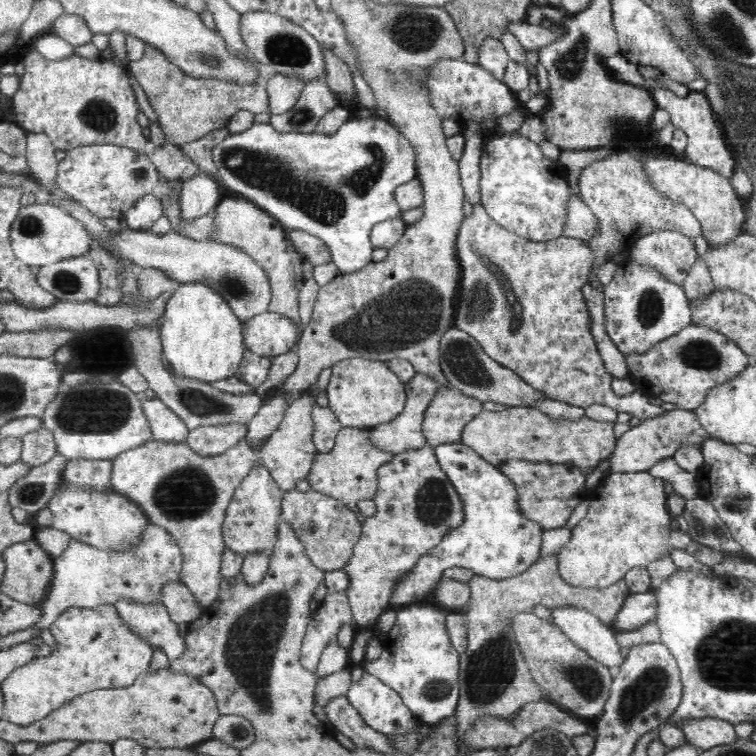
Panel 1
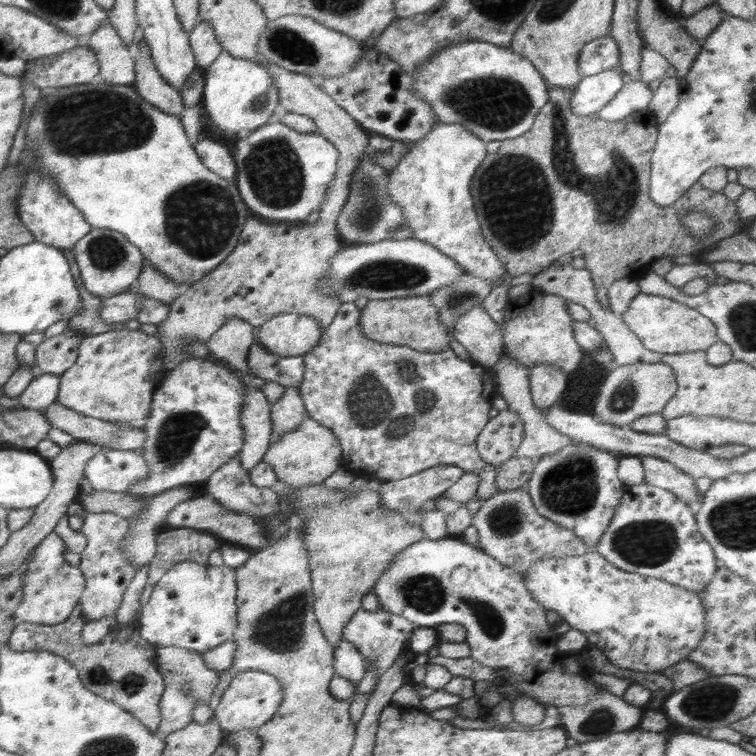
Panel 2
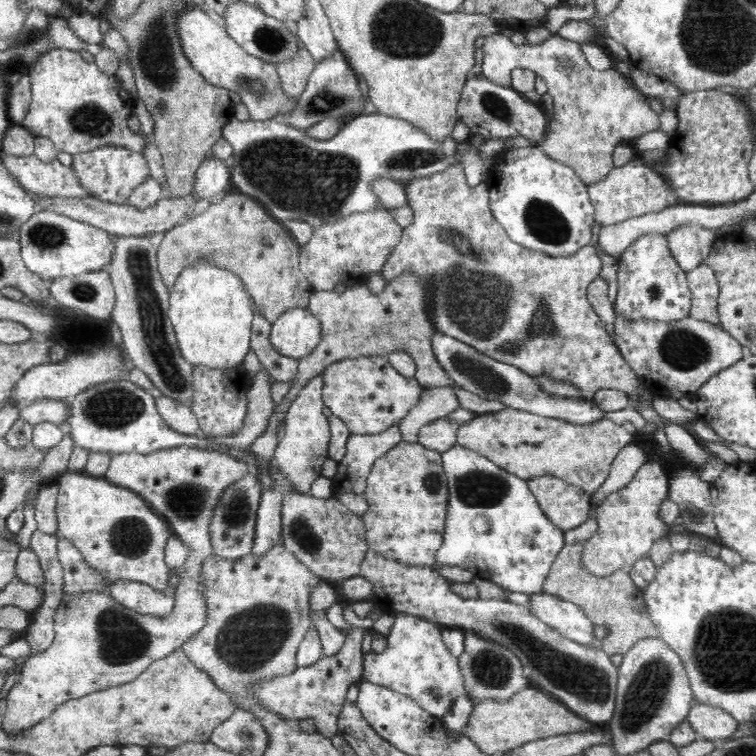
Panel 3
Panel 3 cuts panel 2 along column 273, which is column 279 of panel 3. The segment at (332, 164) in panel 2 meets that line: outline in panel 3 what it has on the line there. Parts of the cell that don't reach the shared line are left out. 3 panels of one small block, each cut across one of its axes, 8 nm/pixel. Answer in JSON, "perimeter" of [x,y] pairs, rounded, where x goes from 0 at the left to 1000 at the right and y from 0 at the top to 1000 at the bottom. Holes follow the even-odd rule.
{"perimeter":[[[500,148],[467,155],[434,185],[410,183],[402,172],[373,164],[369,157],[317,160],[308,153],[295,167],[295,183],[307,194],[307,206],[300,213],[304,238],[320,257],[341,266],[370,294],[397,290],[415,302],[431,295],[447,294],[462,283],[505,274],[492,253],[491,241],[495,237],[515,235],[536,243],[553,234],[582,230],[585,225],[595,222],[601,217],[601,209],[604,209],[619,233],[618,243],[627,249],[644,243],[648,237],[646,233],[648,222],[656,216],[656,206],[640,212],[638,201],[627,193],[616,197],[615,202],[606,202],[606,190],[611,188],[602,185],[598,179],[577,187],[563,173],[553,171],[542,161]]]}

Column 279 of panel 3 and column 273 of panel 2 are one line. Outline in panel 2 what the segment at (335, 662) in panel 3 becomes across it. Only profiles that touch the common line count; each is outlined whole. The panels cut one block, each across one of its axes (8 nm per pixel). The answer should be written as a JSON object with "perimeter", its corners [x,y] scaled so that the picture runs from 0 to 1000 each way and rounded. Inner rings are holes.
{"perimeter":[[[332,885],[311,890],[311,896],[298,911],[288,934],[286,934],[286,952],[294,966],[302,970],[315,967],[323,962],[340,964],[362,947],[362,943],[373,931],[373,925],[373,907],[362,894]]]}

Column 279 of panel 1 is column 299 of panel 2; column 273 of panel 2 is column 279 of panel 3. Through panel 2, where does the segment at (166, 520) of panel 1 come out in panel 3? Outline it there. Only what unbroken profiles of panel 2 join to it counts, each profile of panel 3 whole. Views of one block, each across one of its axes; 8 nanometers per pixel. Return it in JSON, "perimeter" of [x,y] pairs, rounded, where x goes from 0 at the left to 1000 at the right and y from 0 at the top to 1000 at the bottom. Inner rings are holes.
{"perimeter":[[[427,496],[409,503],[386,532],[374,566],[374,579],[368,585],[364,608],[374,630],[381,631],[388,651],[410,653],[410,643],[418,632],[423,632],[430,612],[435,608],[434,587],[438,582],[435,553],[429,549],[426,528]]]}

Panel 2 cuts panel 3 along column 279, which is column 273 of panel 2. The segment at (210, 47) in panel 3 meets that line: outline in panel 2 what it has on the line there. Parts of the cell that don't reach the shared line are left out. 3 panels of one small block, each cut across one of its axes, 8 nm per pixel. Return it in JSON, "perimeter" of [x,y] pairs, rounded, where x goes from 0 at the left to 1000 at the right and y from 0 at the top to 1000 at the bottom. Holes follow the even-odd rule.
{"perimeter":[[[294,66],[272,93],[266,136],[278,164],[292,175],[295,184],[320,181],[349,167],[369,147],[368,115],[352,86],[332,82],[325,77],[311,77]]]}

